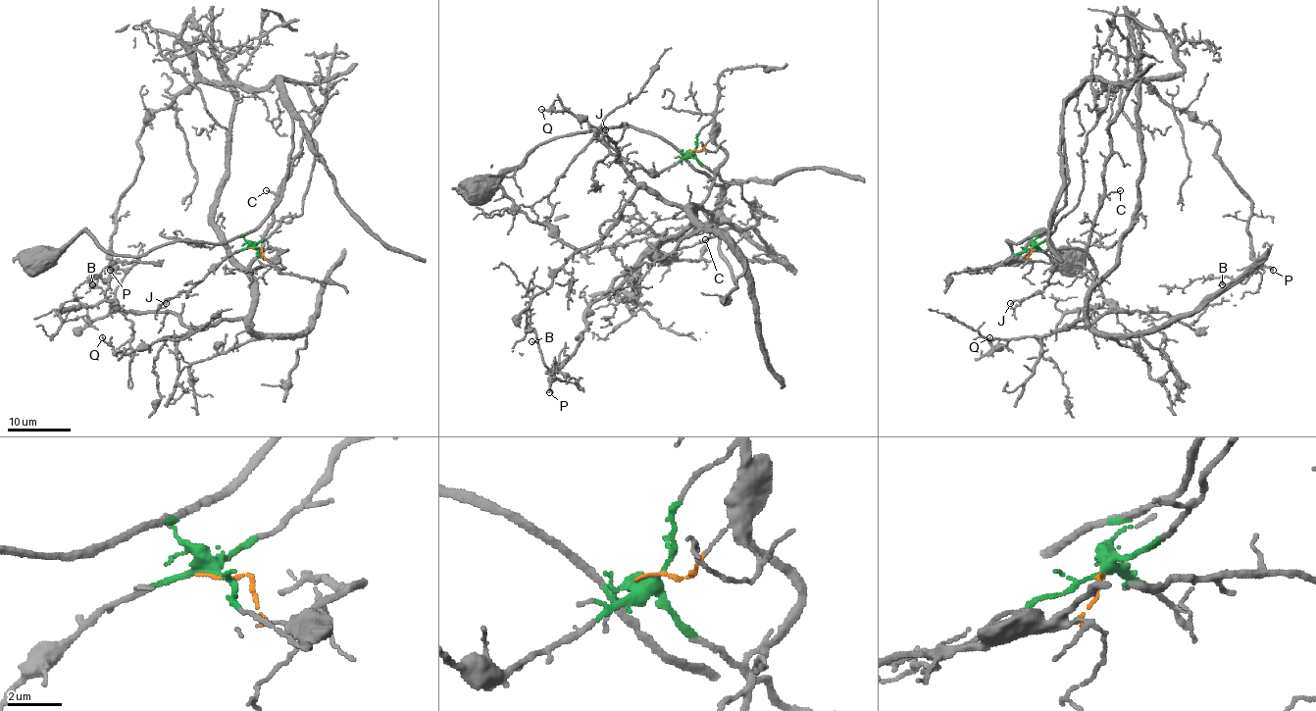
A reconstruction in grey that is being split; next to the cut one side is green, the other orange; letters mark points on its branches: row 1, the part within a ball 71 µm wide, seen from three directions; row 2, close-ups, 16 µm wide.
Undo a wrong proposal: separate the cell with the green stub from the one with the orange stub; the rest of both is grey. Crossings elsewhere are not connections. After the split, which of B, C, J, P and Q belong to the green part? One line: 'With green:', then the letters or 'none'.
With green: B, J, P

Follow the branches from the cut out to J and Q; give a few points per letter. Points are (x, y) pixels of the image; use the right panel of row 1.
J: (1031, 248), (1036, 247), (1052, 263), (1049, 283), (1041, 291), (1010, 304)
Q: (1031, 248), (1021, 259), (1080, 248), (1095, 269), (1088, 316), (991, 352), (989, 336)

